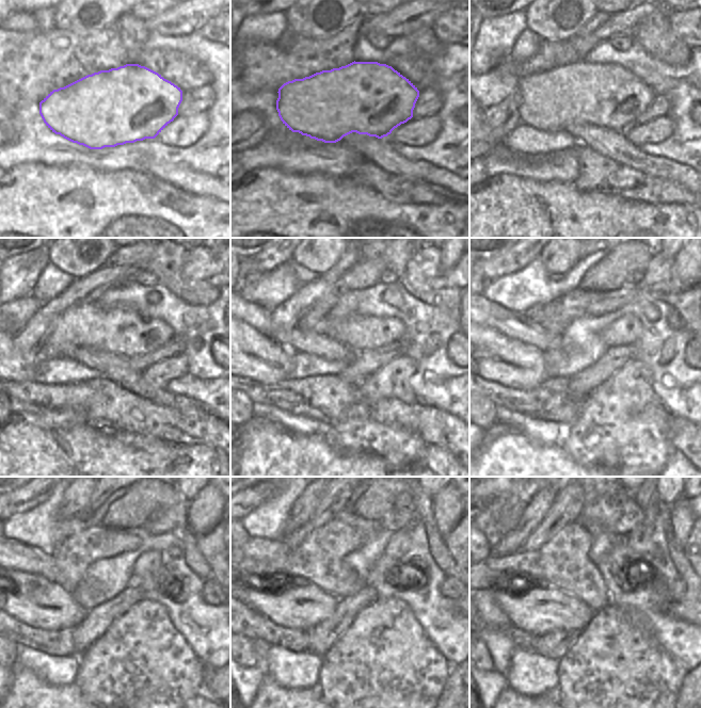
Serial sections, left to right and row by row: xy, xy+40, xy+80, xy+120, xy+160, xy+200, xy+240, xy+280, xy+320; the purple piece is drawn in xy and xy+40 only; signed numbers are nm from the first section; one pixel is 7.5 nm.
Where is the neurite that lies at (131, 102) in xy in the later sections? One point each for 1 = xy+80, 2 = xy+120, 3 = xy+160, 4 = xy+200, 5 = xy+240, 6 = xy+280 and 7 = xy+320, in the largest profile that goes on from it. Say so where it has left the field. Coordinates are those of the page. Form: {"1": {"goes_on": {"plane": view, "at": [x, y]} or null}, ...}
{"1": {"goes_on": {"plane": "xy+80", "at": [608, 95]}}, "2": {"goes_on": {"plane": "xy+120", "at": [124, 332]}}, "3": {"goes_on": {"plane": "xy+160", "at": [359, 333]}}, "4": {"goes_on": {"plane": "xy+200", "at": [624, 331]}}, "5": {"goes_on": {"plane": "xy+240", "at": [147, 563]}}, "6": {"goes_on": {"plane": "xy+280", "at": [400, 543]}}, "7": {"goes_on": {"plane": "xy+320", "at": [647, 498]}}}

